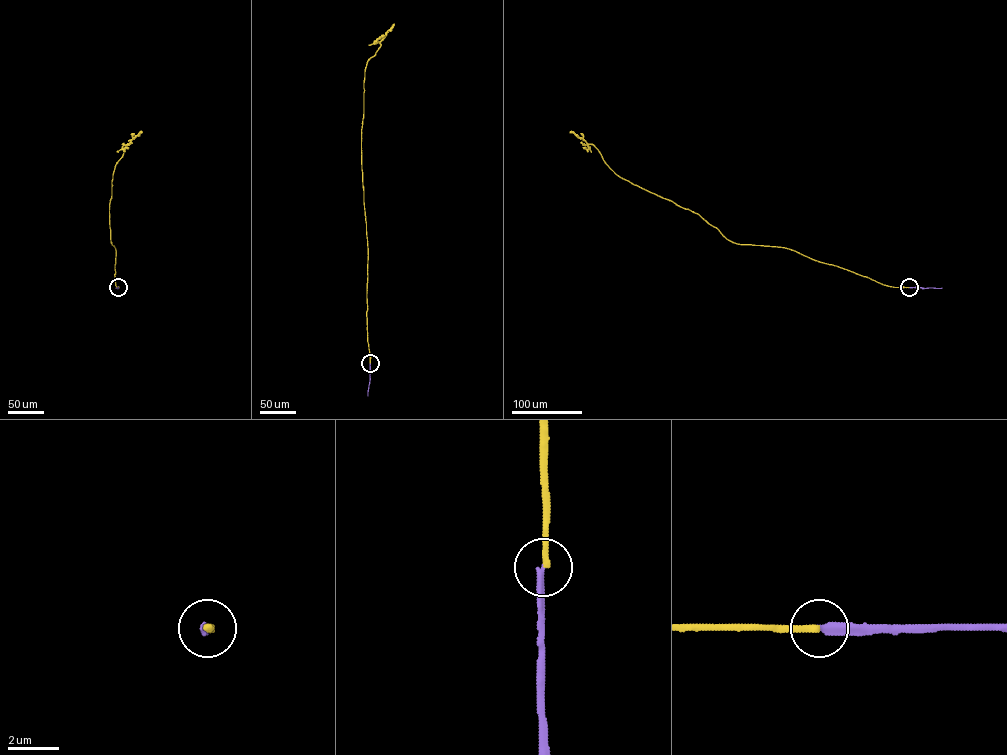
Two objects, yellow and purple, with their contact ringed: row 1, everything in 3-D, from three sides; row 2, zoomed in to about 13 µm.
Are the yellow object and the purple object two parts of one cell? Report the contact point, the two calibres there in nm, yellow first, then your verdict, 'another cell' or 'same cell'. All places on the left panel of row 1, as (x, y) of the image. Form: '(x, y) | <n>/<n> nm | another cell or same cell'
(118, 287) | 240/300 nm | another cell

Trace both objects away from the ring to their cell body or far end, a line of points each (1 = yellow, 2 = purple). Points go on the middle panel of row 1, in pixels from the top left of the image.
1: (370, 363), (366, 317), (368, 248), (361, 142), (364, 71), (368, 61), (375, 55), (380, 42), (394, 23)
2: (370, 363), (368, 396)

